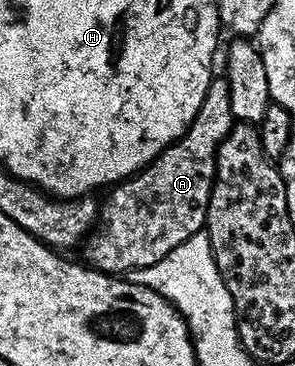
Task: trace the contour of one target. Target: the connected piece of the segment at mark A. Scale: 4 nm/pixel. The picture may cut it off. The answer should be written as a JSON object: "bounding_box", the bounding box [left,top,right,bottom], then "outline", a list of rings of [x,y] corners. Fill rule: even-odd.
{"bounding_box":[83,77,233,276],"outline":[[[213,77],[192,127],[150,165],[111,187],[108,203],[98,210],[99,225],[83,243],[83,261],[104,274],[126,276],[131,270],[158,264],[178,244],[201,233],[208,220],[208,201],[216,180],[216,153],[233,125],[228,83],[223,77]]]}

